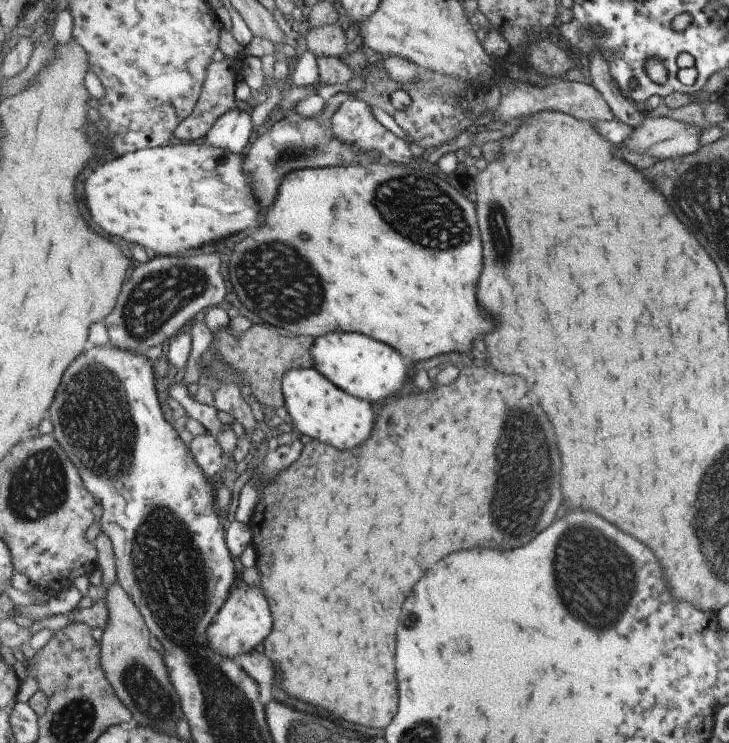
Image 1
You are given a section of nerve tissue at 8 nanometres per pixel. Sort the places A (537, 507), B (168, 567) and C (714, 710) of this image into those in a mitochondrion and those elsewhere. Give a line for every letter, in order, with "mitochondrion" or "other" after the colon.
A: mitochondrion
B: mitochondrion
C: other

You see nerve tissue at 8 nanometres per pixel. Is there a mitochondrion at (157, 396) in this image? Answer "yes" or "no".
no

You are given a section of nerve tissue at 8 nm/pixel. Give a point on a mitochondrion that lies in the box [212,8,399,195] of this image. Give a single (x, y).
(306, 151)

